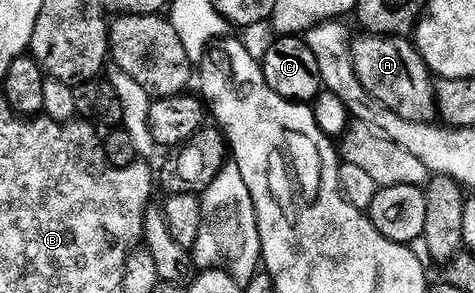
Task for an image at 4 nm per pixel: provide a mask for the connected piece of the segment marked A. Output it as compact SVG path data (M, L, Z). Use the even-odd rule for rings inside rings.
M361 35L351 45L354 71L365 92L374 100L397 112L405 120L421 121L425 104L432 100L433 85L430 81L431 70L409 37L379 37Z

